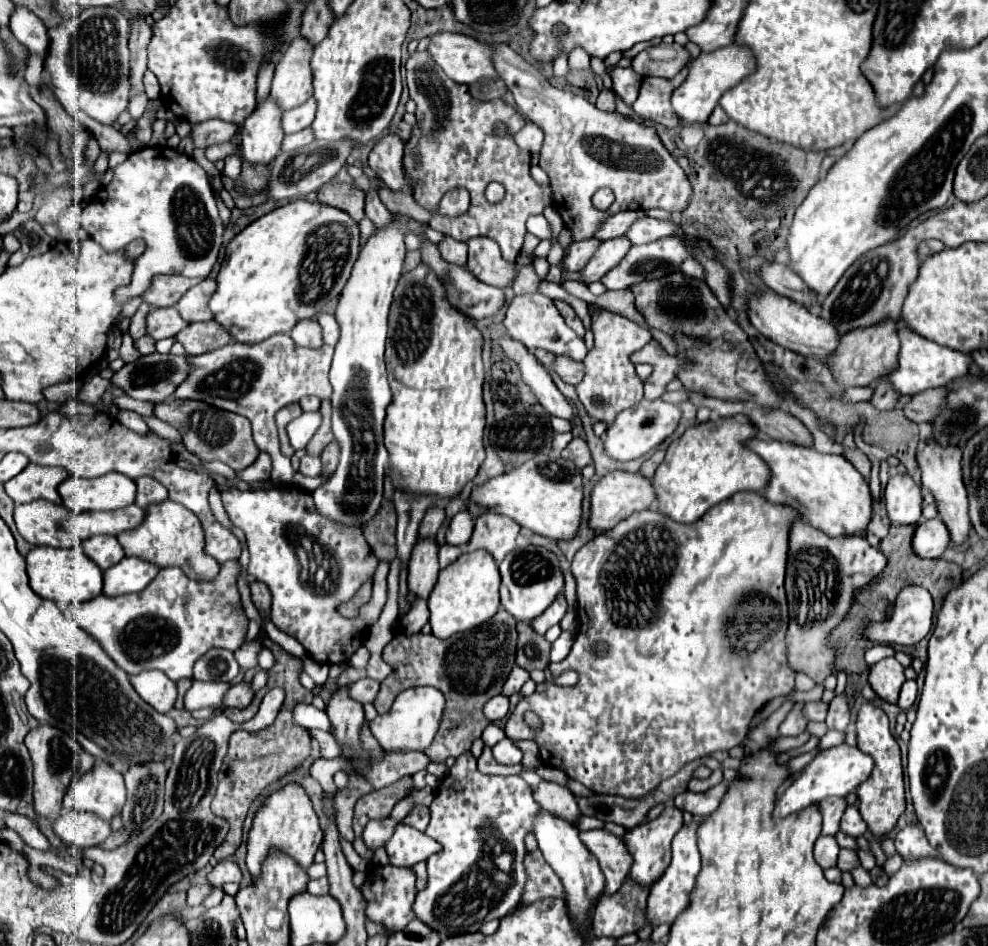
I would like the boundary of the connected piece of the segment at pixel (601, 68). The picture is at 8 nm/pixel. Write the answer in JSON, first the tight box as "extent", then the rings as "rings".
{"extent":[590,57,612,90],"rings":[[[592,57],[590,59],[590,65],[592,71],[602,77],[605,89],[612,90],[612,80],[609,74],[607,73],[604,61],[597,57]]]}

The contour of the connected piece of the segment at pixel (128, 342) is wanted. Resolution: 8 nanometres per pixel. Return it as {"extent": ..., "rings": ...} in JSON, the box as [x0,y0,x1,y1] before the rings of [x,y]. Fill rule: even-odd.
{"extent":[120,333,142,363],"rings":[[[126,333],[124,335],[124,343],[122,343],[122,347],[120,347],[120,359],[124,361],[124,363],[134,363],[134,361],[138,361],[142,355],[140,355],[140,351],[136,349],[136,345],[134,345],[134,339]]]}

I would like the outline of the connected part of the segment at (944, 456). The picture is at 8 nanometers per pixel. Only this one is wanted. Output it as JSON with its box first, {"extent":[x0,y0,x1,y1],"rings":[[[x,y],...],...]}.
{"extent":[916,439,972,545],"rings":[[[926,439],[918,447],[916,461],[922,469],[922,485],[930,487],[930,491],[934,493],[940,519],[948,527],[952,543],[960,545],[972,533],[972,523],[968,519],[968,493],[966,493],[966,487],[964,487],[964,481],[962,481],[962,463],[960,463],[962,461],[962,449],[956,447],[956,445],[942,447],[934,439]]]}

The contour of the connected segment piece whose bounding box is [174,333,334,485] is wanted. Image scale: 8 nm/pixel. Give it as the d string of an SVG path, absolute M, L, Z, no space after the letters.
M278 333L252 345L238 341L228 343L216 351L190 359L192 371L174 393L174 399L198 399L216 405L218 409L248 417L258 449L272 455L272 481L278 485L292 485L294 469L290 459L280 453L274 415L284 405L300 401L302 395L316 395L318 399L328 399L332 395L332 385L328 381L332 353L334 347L330 345L318 349L300 347L288 333Z

